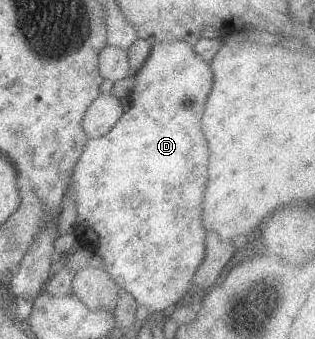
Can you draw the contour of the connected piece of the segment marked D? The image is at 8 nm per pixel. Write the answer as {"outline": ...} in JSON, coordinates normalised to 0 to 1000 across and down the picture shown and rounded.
{"outline":[[[533,121],[533,127],[495,127],[476,145],[476,156],[470,156],[470,168],[463,168],[463,180],[451,186],[451,198],[432,209],[425,218],[425,257],[419,257],[419,268],[413,268],[413,280],[400,286],[400,298],[410,304],[406,322],[387,333],[387,345],[356,369],[356,381],[343,386],[333,398],[324,398],[317,407],[292,410],[279,407],[279,416],[267,422],[267,445],[254,445],[254,463],[248,463],[248,481],[235,487],[235,499],[229,499],[229,510],[222,510],[222,540],[210,558],[222,549],[225,572],[235,581],[238,593],[238,619],[241,619],[241,646],[248,646],[248,658],[254,658],[254,670],[286,670],[305,693],[317,693],[317,705],[324,705],[324,717],[349,717],[349,729],[330,729],[330,746],[337,746],[337,735],[343,735],[343,746],[356,746],[356,770],[330,770],[330,785],[324,796],[359,823],[359,829],[378,844],[378,850],[400,864],[413,867],[435,900],[457,900],[457,906],[470,906],[483,920],[476,932],[470,932],[470,944],[463,950],[483,953],[495,938],[517,932],[537,912],[543,912],[584,870],[594,870],[603,858],[610,858],[610,841],[603,829],[610,826],[610,811],[616,811],[616,799],[622,799],[622,788],[635,782],[635,770],[641,770],[641,758],[648,758],[648,676],[641,676],[641,575],[648,575],[648,552],[654,552],[654,516],[660,516],[660,434],[654,434],[654,416],[648,416],[648,398],[641,398],[641,381],[635,381],[635,345],[641,345],[641,327],[648,327],[648,298],[654,298],[654,286],[660,286],[660,274],[667,274],[667,251],[673,251],[673,215],[667,215],[667,192],[660,186],[648,186],[616,150],[610,150],[610,139],[603,133],[590,133],[584,121]]]}

